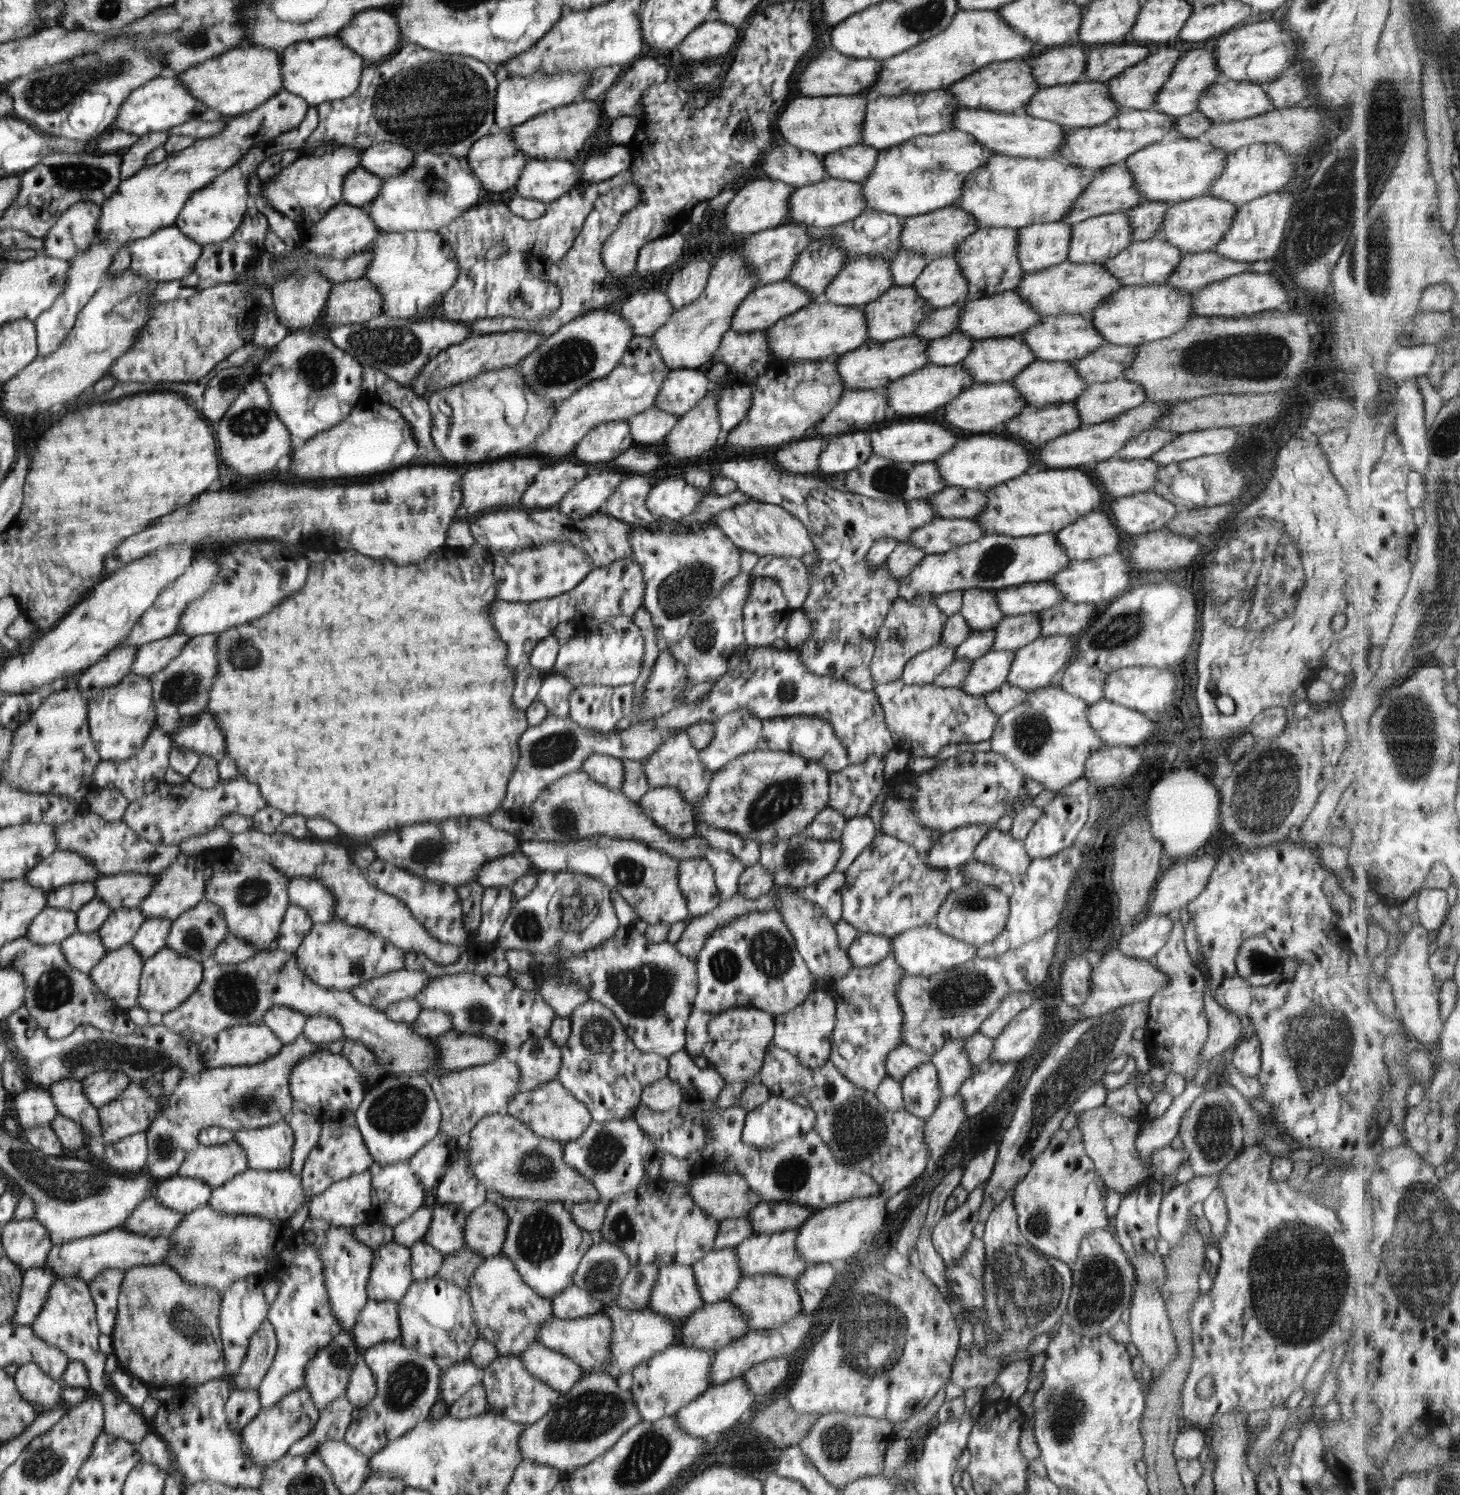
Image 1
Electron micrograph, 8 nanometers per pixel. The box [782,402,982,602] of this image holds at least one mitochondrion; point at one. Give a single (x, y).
(889, 480)

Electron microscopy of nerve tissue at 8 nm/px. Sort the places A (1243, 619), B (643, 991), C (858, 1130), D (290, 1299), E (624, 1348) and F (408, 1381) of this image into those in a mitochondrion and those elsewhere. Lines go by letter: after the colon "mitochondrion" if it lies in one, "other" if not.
A: mitochondrion
B: mitochondrion
C: mitochondrion
D: other
E: other
F: mitochondrion

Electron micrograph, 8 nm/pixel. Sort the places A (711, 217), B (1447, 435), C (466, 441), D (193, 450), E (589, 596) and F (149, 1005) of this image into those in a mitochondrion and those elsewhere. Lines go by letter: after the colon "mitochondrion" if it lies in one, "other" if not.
A: other
B: mitochondrion
C: mitochondrion
D: other
E: other
F: other

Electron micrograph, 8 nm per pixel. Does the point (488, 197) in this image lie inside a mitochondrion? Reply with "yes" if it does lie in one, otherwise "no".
no

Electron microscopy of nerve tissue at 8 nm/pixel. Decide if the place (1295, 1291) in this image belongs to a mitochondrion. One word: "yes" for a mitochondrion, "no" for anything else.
yes

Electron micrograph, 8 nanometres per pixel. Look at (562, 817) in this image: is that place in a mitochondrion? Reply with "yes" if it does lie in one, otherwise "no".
yes

